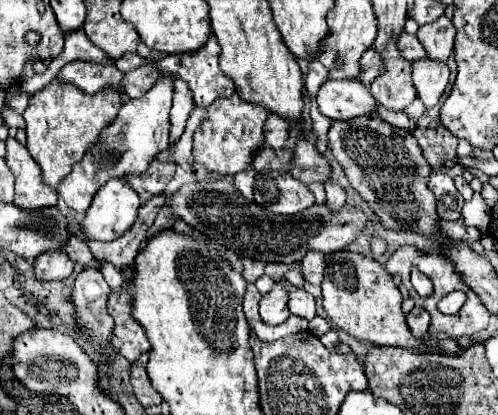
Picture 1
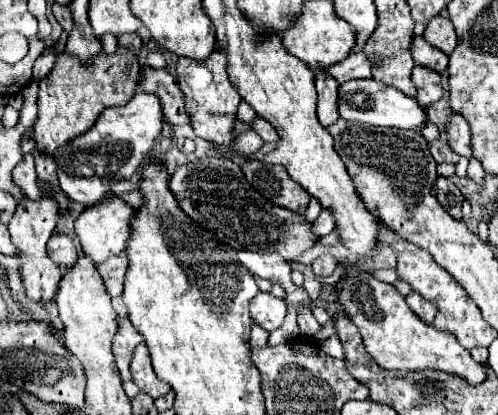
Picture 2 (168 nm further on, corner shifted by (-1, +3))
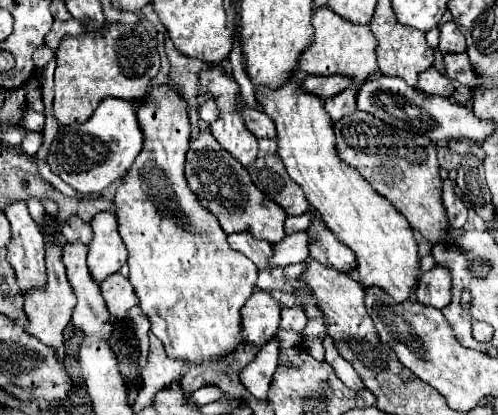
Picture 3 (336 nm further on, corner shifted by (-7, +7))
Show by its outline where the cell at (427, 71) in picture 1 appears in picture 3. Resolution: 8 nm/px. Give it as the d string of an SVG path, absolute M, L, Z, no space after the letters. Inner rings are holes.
M431 67L431 69L427 69L427 71L423 71L419 75L417 89L421 93L425 93L425 95L443 95L443 97L449 97L449 95L453 95L455 85L453 85L453 81L447 75L443 75L435 67Z

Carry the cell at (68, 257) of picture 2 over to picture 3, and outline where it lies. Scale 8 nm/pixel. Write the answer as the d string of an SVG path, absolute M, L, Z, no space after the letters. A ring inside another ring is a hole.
M73 215L69 217L63 225L61 225L61 231L63 235L67 237L67 241L83 241L83 243L89 243L93 239L93 231L91 231L91 225L87 221L83 221L81 217Z

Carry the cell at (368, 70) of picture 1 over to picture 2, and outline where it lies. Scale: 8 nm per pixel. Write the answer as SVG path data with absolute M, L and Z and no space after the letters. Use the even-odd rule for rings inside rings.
M363 51L351 53L345 61L339 61L337 65L331 65L327 69L329 75L333 75L339 85L351 79L369 79L371 77L371 63Z

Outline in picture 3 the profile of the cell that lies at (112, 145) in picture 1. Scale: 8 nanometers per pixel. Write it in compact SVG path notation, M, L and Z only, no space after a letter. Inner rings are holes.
M107 97L99 103L95 113L81 125L59 127L55 141L49 147L47 163L55 175L79 193L101 193L115 179L121 179L133 165L143 145L143 133L135 121L139 103Z

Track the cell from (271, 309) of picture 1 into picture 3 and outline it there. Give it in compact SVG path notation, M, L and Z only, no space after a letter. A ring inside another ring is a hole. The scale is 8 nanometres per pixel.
M255 289L241 309L243 343L261 349L275 337L279 329L279 319L281 319L279 301L273 295Z

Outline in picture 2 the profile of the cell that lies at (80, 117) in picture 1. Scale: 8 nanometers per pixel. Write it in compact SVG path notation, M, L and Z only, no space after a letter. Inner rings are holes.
M119 47L115 55L99 55L89 65L81 65L77 57L65 53L59 55L53 71L39 81L39 117L33 125L37 149L53 155L57 147L87 133L103 109L111 105L125 105L135 95L137 81L139 61L125 47Z

